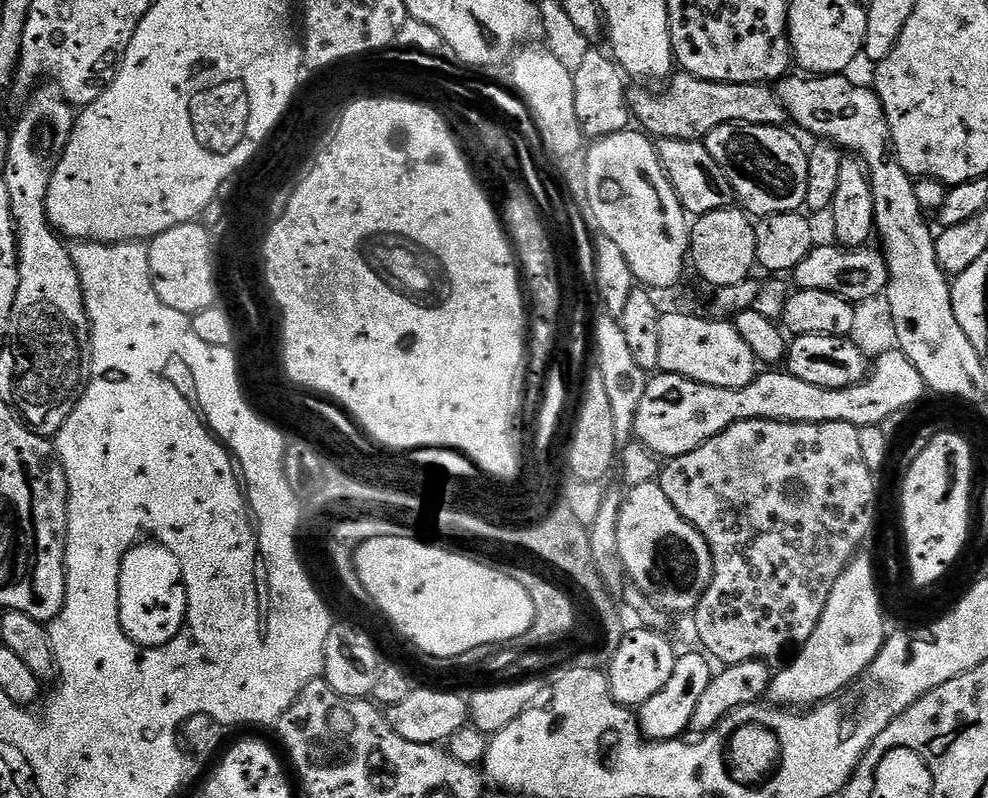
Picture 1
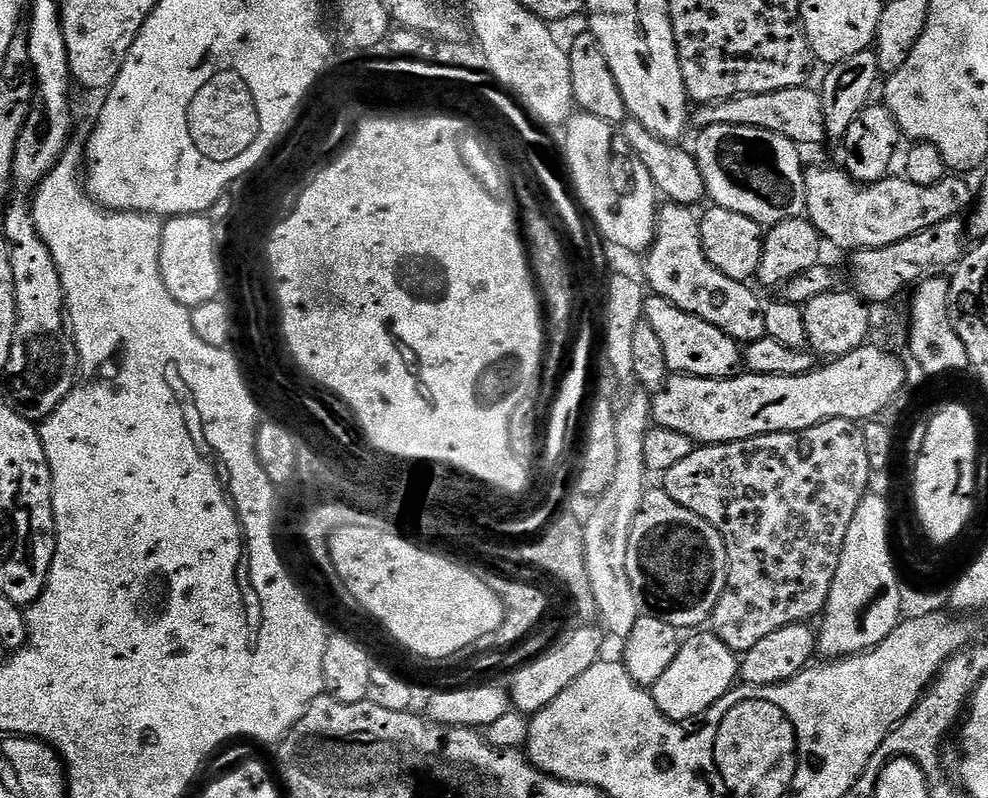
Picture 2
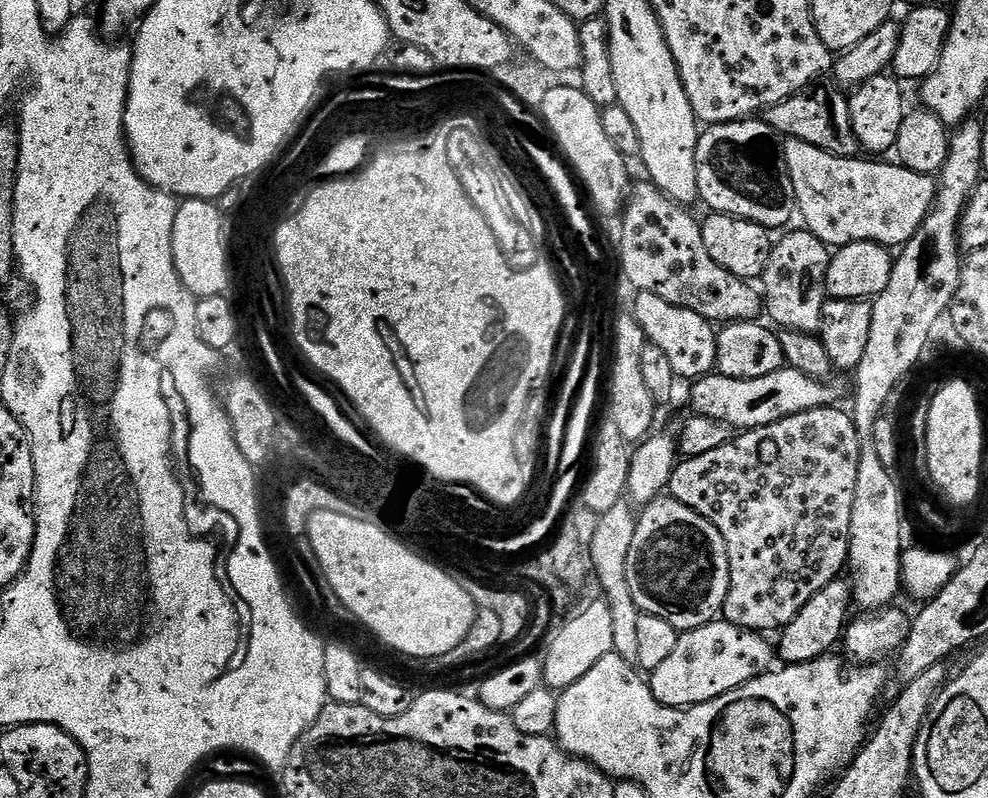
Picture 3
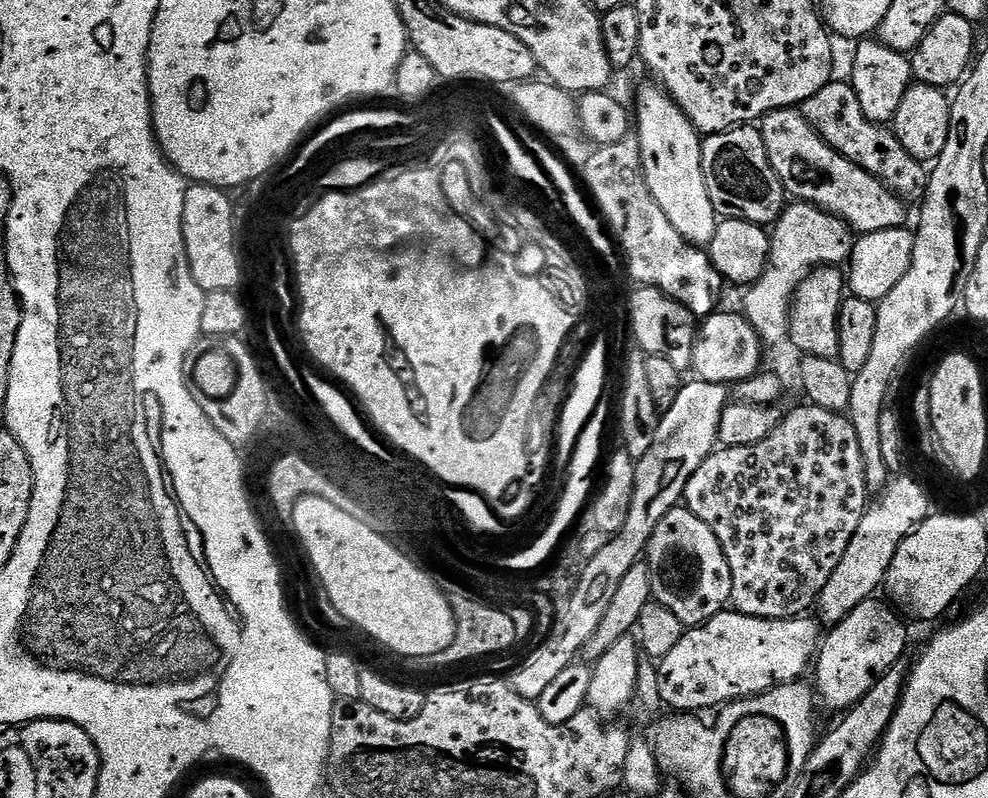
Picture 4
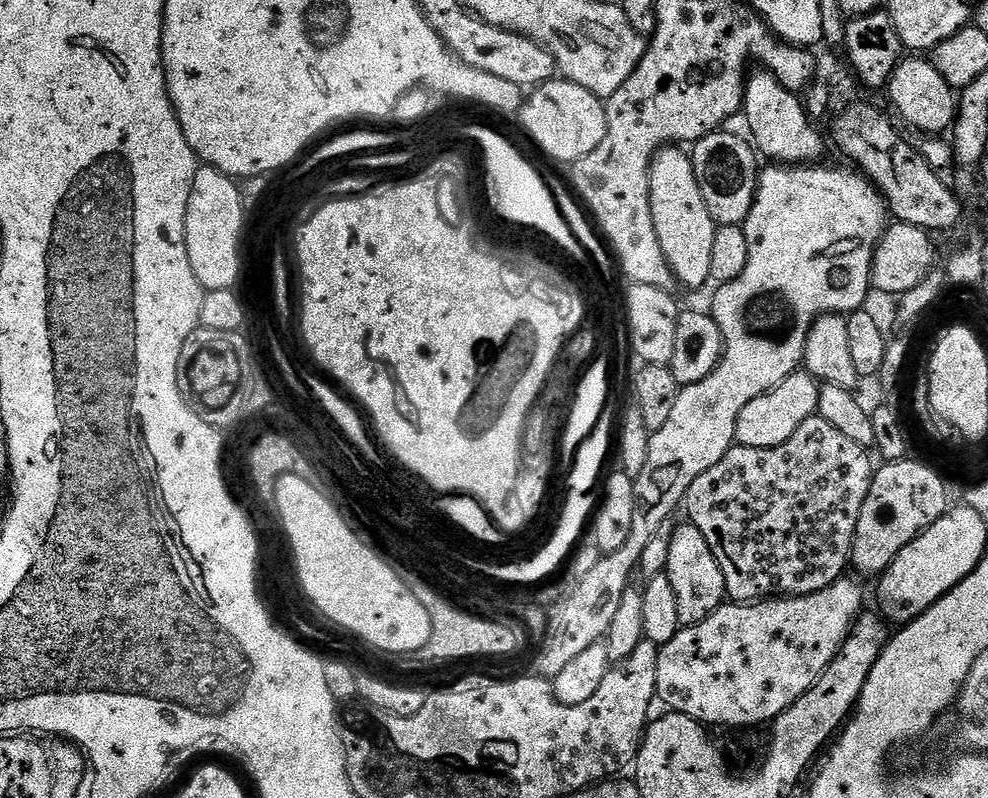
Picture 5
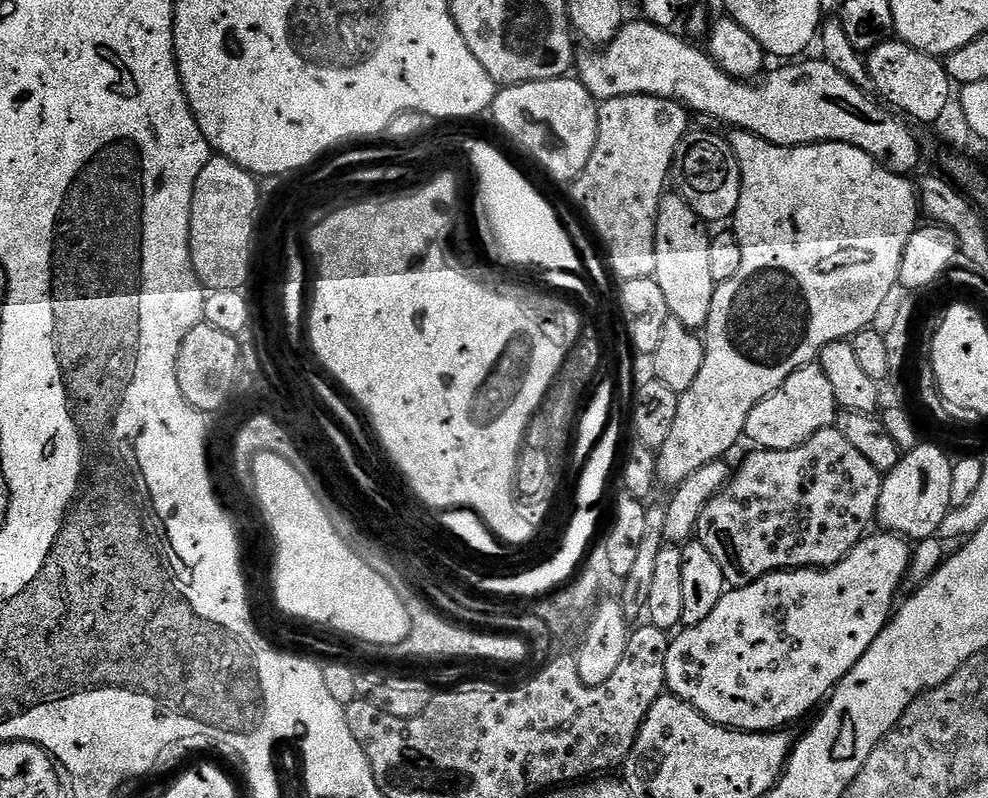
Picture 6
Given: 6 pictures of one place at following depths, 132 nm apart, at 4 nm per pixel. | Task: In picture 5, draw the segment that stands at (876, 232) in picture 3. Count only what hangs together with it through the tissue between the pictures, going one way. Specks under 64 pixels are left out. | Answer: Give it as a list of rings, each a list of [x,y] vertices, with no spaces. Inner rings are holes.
[[[756,70],[756,72],[747,77],[744,81],[744,107],[742,109],[742,117],[748,123],[747,135],[750,137],[751,143],[758,149],[761,157],[769,156],[769,161],[779,162],[784,166],[800,166],[805,162],[820,162],[824,156],[824,140],[826,144],[826,136],[815,128],[813,117],[809,116],[805,101],[801,99],[797,93],[786,90],[786,86],[782,86],[778,82],[778,78],[774,78],[772,72],[767,70]]]

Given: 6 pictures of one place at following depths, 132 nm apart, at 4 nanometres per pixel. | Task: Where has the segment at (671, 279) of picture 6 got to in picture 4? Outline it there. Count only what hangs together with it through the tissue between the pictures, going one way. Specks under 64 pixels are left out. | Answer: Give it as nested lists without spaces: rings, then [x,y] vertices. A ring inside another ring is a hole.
[[[651,83],[637,94],[636,112],[634,108],[634,135],[640,141],[640,165],[644,168],[646,186],[650,186],[650,194],[662,214],[666,214],[670,226],[686,242],[707,246],[714,238],[718,217],[702,174],[701,133],[659,83]]]

